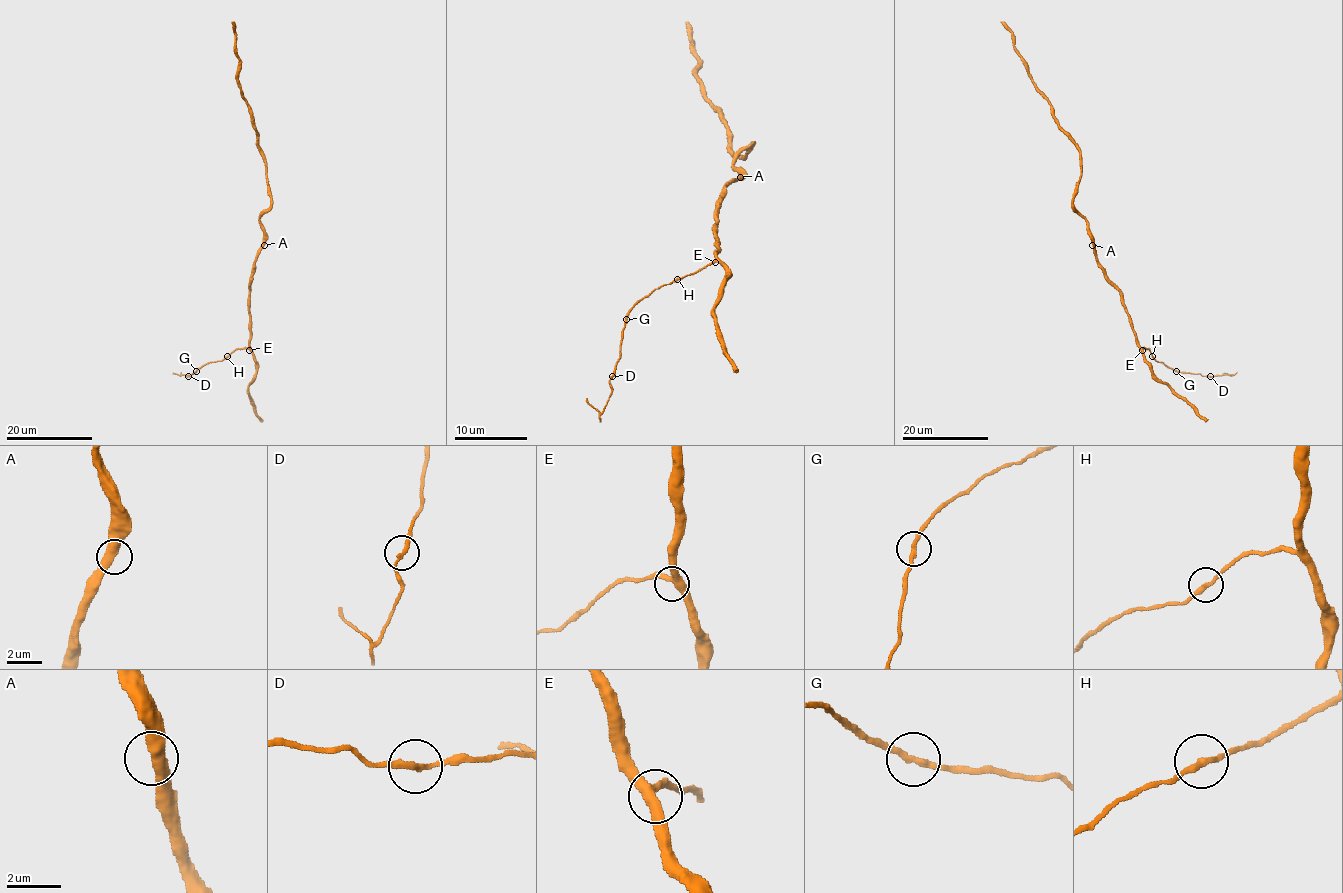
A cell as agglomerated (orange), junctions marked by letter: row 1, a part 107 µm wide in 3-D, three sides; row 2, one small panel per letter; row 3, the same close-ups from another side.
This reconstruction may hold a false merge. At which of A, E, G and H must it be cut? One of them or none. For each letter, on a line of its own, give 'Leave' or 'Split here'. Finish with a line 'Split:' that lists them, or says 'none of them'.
A: Leave
E: Leave
G: Leave
H: Leave
Split: none of them

